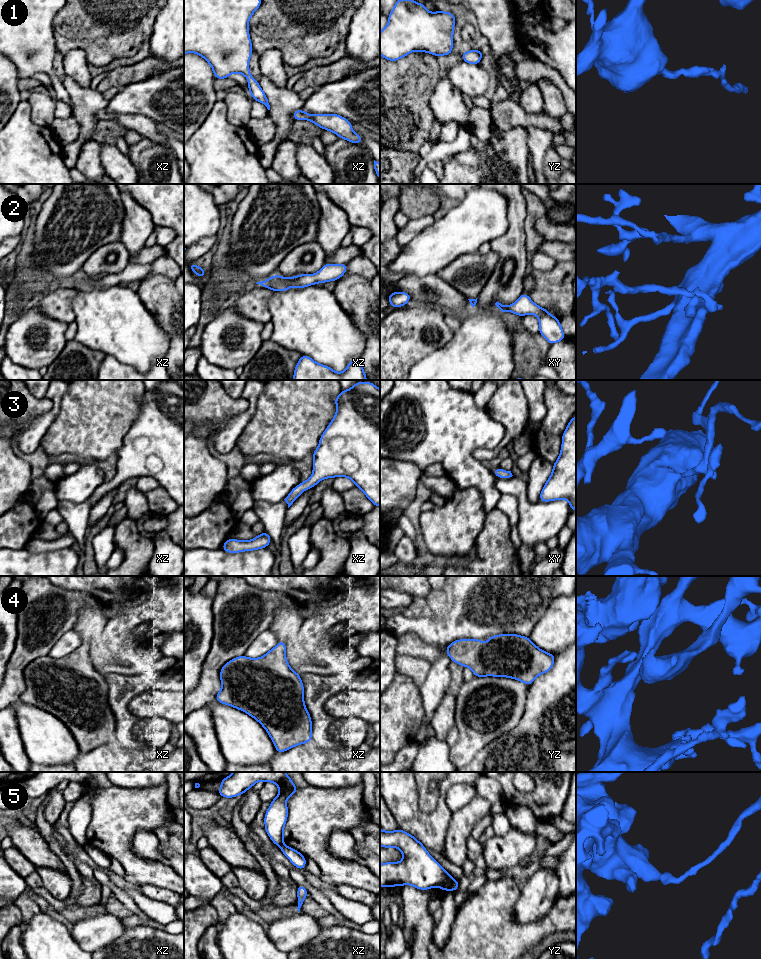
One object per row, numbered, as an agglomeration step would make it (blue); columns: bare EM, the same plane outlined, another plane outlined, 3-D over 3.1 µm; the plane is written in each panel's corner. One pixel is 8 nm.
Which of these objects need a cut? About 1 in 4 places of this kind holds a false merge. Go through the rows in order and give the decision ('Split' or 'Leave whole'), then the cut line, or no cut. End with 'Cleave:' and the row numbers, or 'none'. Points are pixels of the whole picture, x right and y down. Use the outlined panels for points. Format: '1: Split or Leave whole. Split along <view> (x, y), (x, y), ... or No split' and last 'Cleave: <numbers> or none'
1: Leave whole. No split
2: Leave whole. No split
3: Leave whole. No split
4: Leave whole. No split
5: Split. Split along yz (453, 880), (450, 889)
Cleave: 5

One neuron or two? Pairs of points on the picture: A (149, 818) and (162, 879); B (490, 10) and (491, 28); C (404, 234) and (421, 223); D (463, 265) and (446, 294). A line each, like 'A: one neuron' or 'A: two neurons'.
A: one neuron
B: one neuron
C: one neuron
D: two neurons

